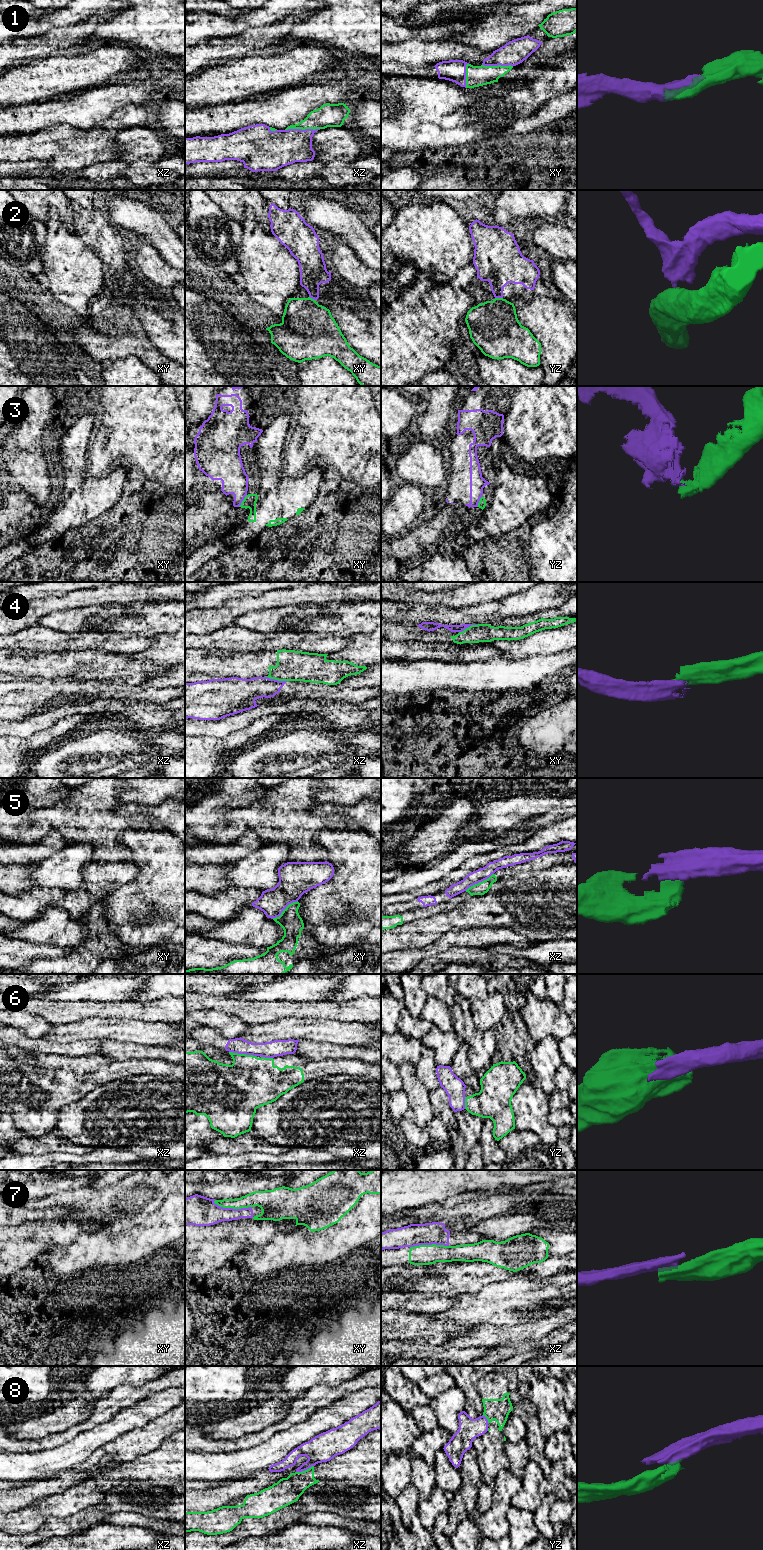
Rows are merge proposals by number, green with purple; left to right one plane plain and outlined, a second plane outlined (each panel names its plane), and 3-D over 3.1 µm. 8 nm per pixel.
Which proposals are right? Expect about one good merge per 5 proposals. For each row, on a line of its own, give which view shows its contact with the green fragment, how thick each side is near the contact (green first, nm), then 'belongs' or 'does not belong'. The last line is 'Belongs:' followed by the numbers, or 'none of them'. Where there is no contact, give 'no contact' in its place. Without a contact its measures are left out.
1: xz | 190/300 nm | belongs
2: yz | 400/300 nm | does not belong
3: xy | 100/220 nm | does not belong
4: xz | 240/190 nm | does not belong
5: xy | 170/260 nm | does not belong
6: xz | 420/130 nm | does not belong
7: xy | 140/240 nm | does not belong
8: xz | 220/220 nm | does not belong
Belongs: 1

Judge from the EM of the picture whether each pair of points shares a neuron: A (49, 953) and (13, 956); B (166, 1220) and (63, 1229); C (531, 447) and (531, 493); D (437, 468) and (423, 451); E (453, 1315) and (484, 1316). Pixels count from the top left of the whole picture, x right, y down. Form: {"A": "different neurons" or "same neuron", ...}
{"A": "same neuron", "B": "different neurons", "C": "different neurons", "D": "same neuron", "E": "same neuron"}

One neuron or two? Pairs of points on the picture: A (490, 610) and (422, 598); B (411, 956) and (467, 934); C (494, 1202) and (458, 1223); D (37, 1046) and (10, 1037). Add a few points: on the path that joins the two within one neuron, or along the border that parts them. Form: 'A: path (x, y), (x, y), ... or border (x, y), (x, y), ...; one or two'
A: border (490, 600), (484, 603), (461, 607), (443, 606); two
B: path (425, 952), (453, 938); one
C: path (485, 1208), (467, 1214); one
D: path (30, 1044), (17, 1038); one

